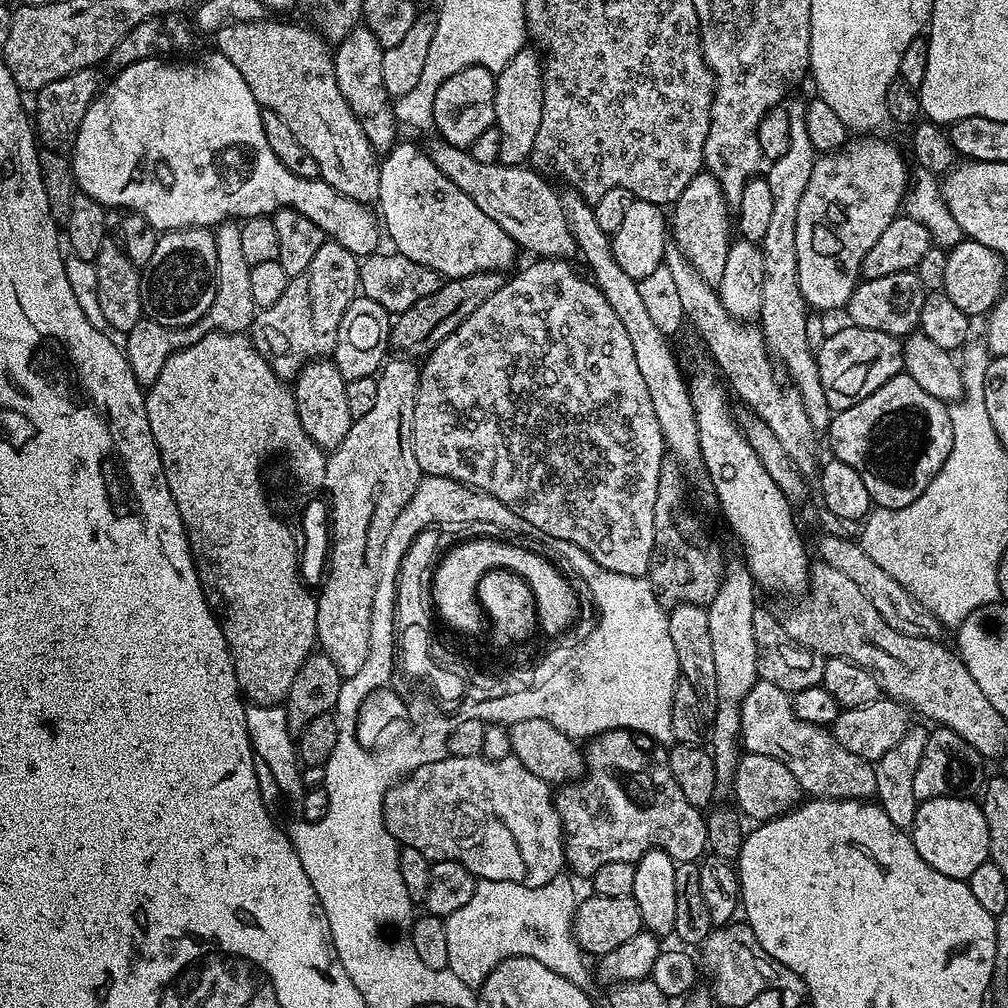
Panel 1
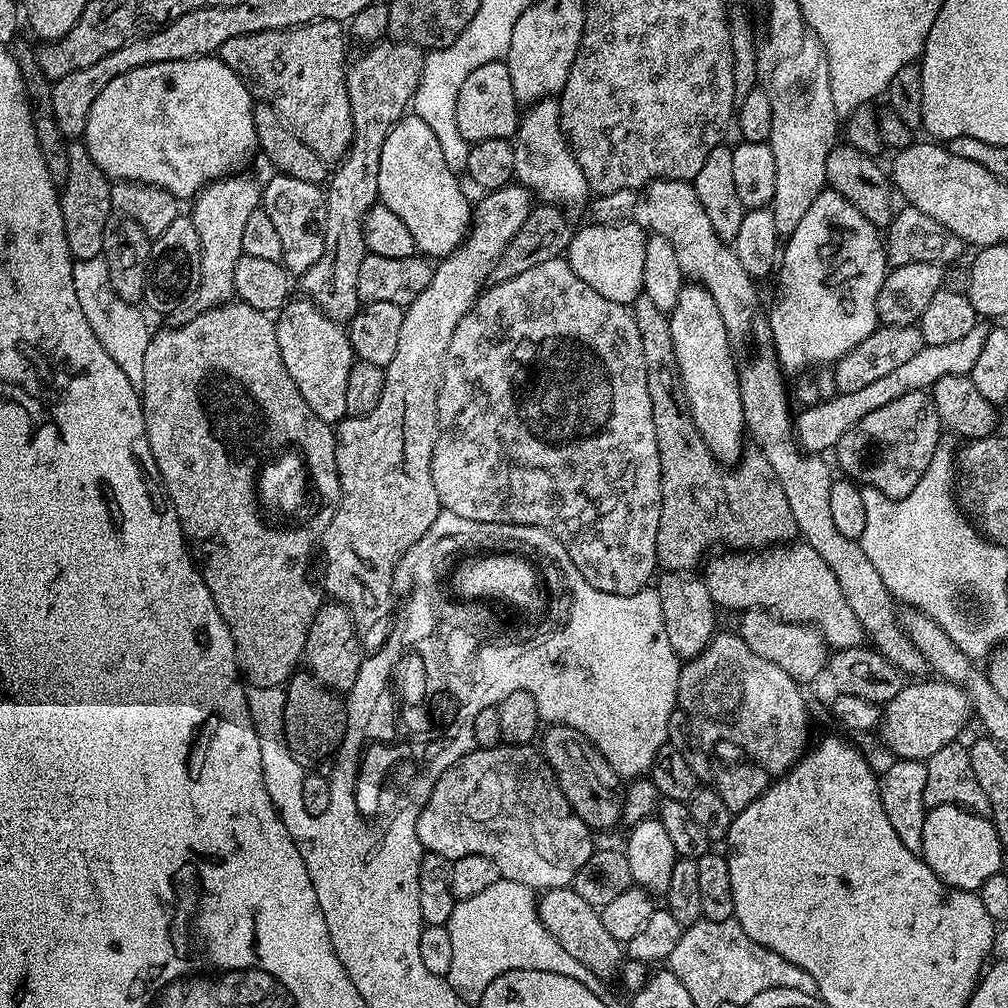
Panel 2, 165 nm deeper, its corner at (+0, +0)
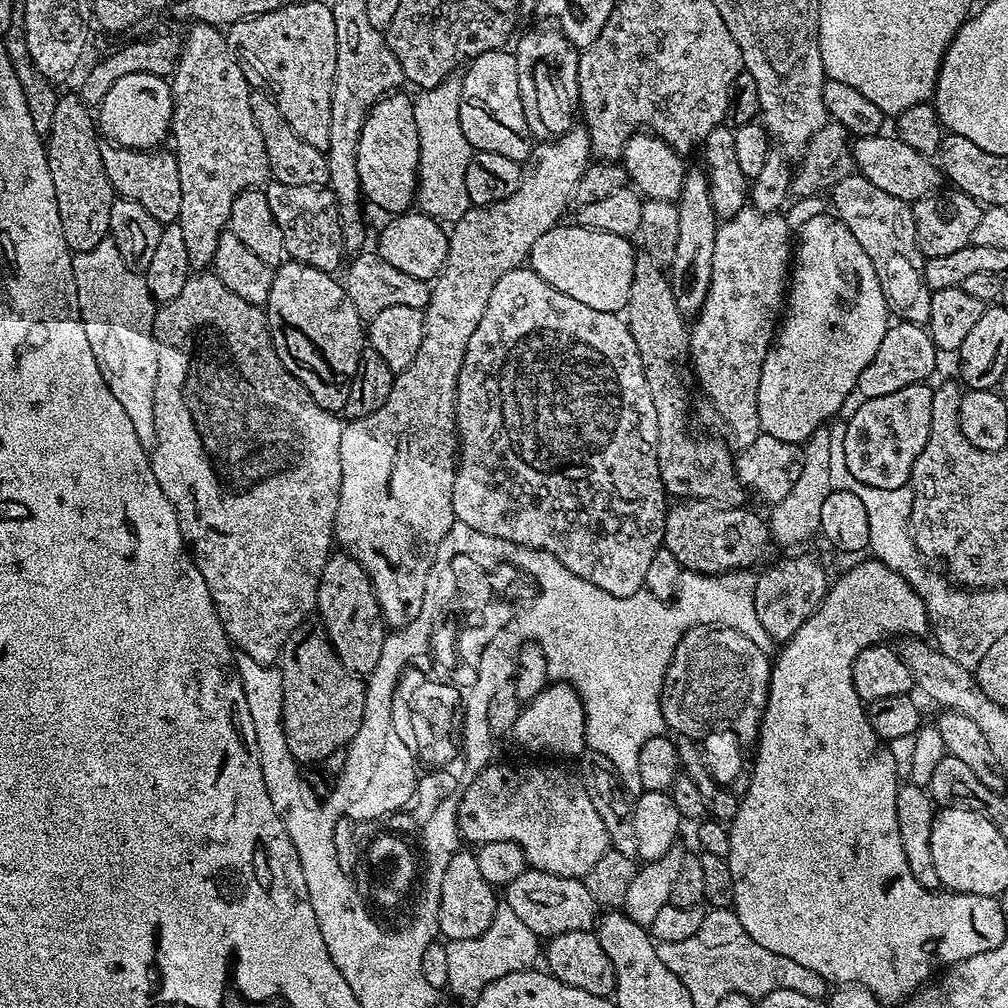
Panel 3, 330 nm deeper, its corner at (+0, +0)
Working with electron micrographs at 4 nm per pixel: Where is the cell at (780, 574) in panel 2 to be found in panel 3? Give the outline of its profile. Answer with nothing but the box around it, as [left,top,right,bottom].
[663,500,774,576]

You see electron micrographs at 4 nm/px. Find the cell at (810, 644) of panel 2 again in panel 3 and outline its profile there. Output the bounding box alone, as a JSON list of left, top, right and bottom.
[754,556,830,642]

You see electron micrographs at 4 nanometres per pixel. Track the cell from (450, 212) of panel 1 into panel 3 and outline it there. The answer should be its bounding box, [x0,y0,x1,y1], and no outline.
[359,90,420,214]

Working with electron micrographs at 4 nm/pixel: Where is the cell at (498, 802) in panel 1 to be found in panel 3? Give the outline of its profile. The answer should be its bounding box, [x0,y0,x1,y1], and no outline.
[456,764,610,878]

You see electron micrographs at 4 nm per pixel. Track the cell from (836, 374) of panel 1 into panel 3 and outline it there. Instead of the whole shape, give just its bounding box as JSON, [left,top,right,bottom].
[856,323,938,400]

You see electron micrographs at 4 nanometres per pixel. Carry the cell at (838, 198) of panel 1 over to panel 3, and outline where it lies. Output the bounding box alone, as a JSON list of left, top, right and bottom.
[758,215,890,445]

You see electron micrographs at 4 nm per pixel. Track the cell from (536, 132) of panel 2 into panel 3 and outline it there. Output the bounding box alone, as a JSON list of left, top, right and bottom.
[514,28,580,138]

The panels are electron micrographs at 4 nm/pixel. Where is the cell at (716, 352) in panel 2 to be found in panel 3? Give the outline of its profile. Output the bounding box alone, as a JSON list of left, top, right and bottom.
[670,166,718,317]

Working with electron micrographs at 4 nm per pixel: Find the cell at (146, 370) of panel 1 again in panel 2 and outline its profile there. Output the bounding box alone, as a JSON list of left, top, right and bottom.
[166,174,262,328]

